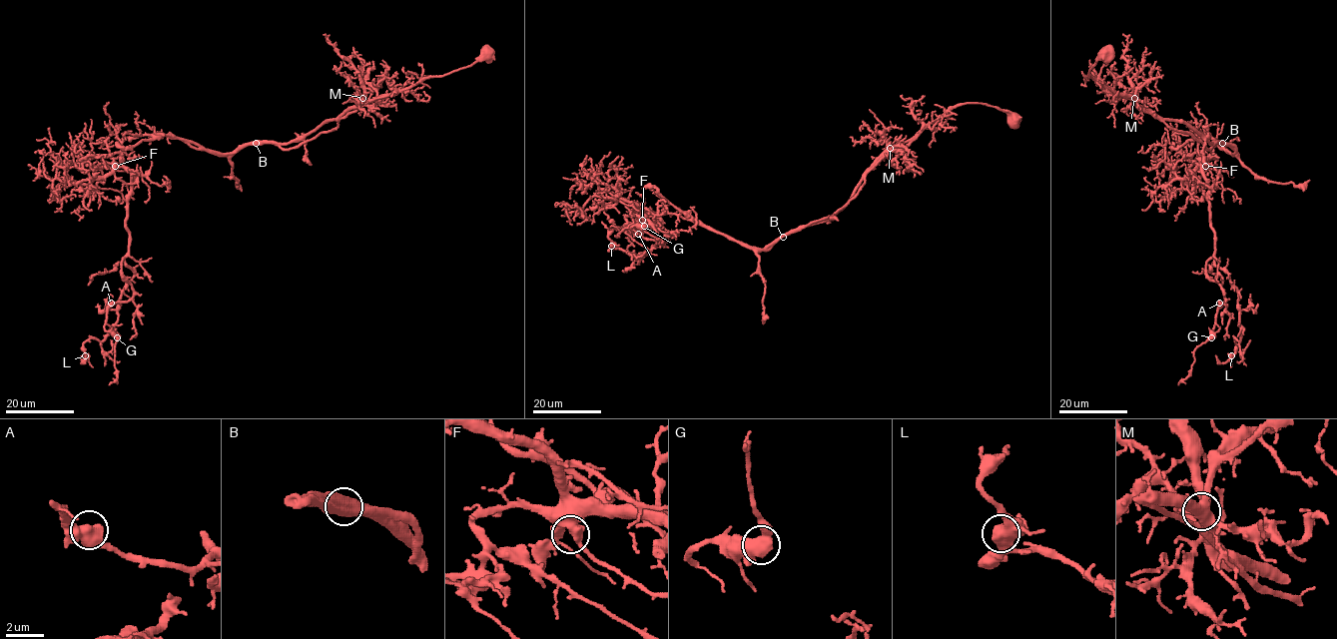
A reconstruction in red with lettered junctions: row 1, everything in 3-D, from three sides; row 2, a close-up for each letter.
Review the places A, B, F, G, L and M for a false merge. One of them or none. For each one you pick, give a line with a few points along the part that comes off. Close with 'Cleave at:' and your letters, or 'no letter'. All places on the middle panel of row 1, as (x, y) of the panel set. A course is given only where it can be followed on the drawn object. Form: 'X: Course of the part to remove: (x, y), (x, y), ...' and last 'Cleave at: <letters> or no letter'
B: Course of the part to remove: (783, 237), (829, 220), (850, 198), (864, 174), (886, 152), (905, 147), (946, 112), (949, 115), (945, 122)
Cleave at: B

